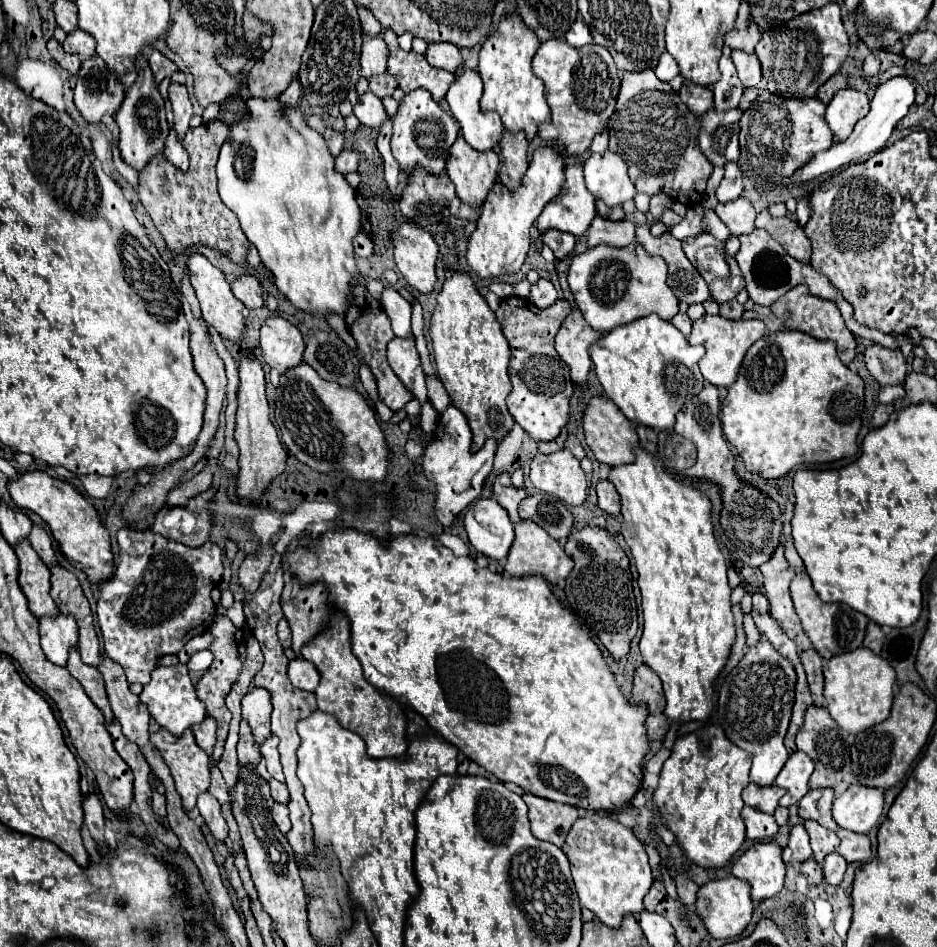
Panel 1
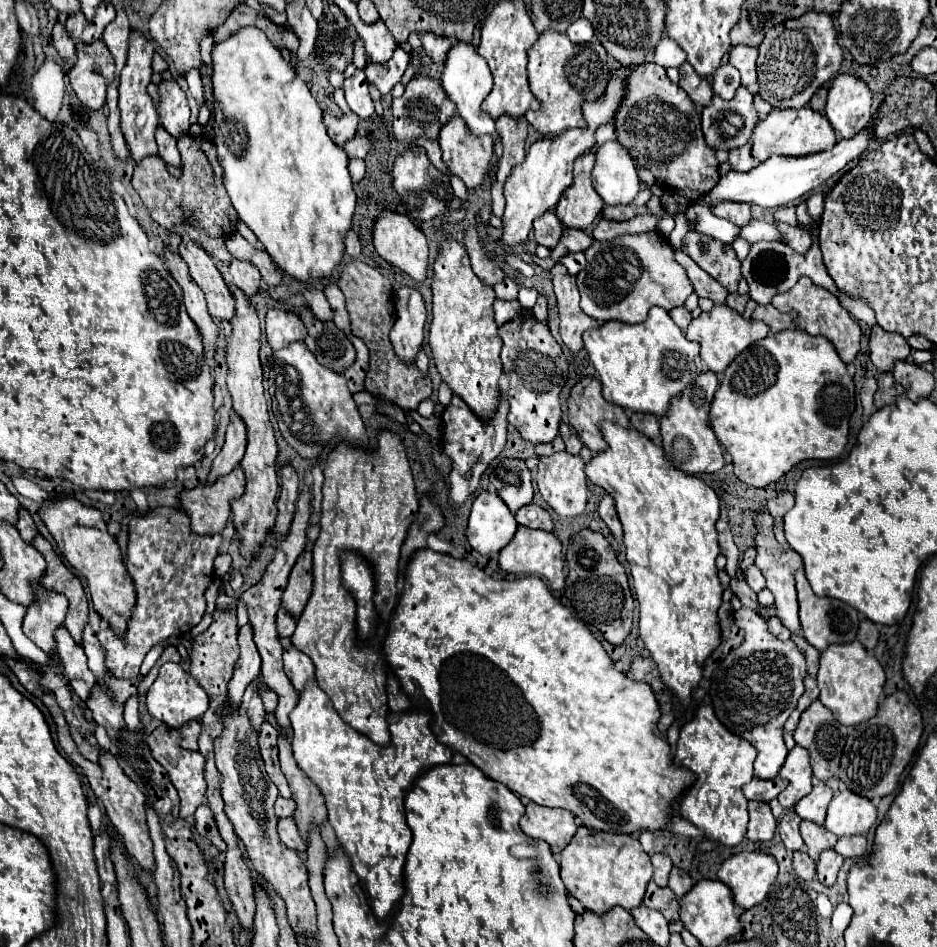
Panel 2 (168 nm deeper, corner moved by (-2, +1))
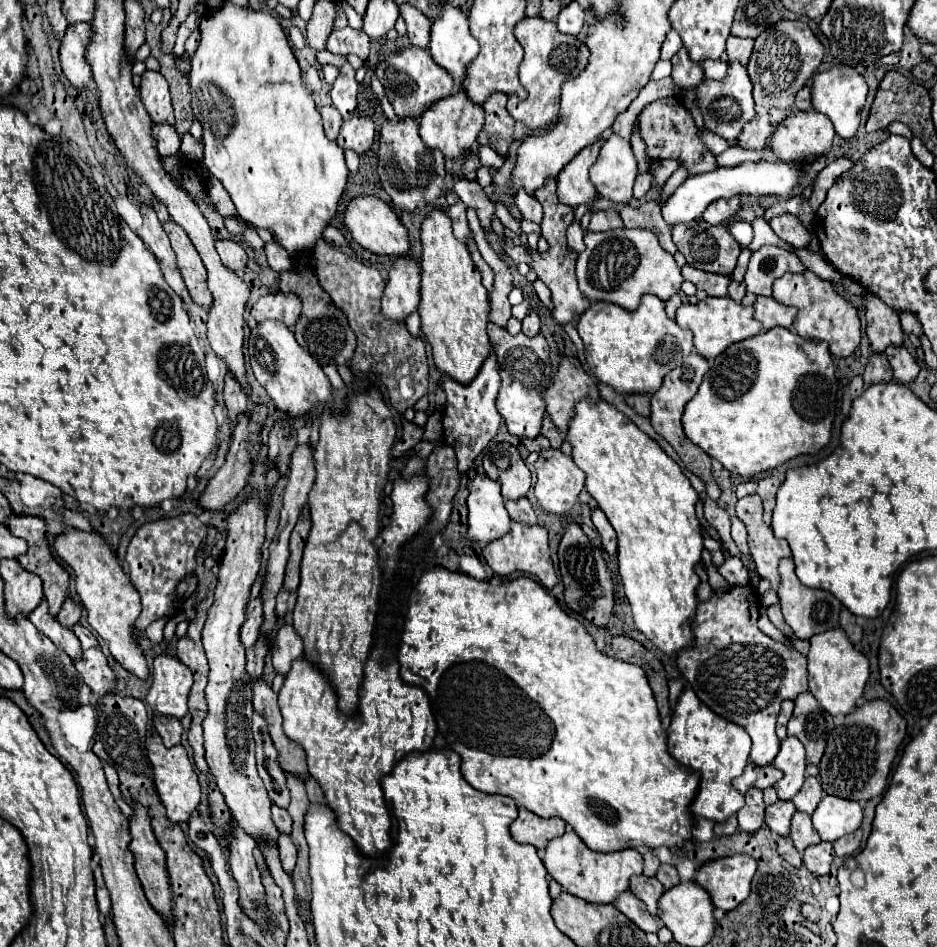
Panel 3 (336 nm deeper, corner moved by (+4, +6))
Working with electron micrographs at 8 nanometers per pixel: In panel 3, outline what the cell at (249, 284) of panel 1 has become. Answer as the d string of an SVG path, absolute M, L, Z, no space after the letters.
M218 240L216 242L216 250L220 254L220 260L226 268L230 268L232 272L242 272L248 266L248 256L244 252L244 248L238 242L232 240Z

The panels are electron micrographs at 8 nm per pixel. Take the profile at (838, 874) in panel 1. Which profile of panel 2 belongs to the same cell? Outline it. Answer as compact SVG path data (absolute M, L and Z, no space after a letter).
M832 849L824 851L820 855L820 859L816 861L816 877L818 877L818 881L822 885L834 885L840 867L842 867L842 857Z

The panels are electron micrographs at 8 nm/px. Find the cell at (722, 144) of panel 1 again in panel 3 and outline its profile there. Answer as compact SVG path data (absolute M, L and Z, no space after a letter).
M730 64L728 74L724 80L704 80L696 88L696 106L700 108L704 116L704 124L714 134L726 138L728 142L734 142L738 134L742 132L742 126L752 120L754 112L754 100L752 100L752 82L748 78L748 72L742 64Z

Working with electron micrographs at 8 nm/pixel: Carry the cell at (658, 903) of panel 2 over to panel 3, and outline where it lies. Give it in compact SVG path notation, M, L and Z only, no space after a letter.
M642 874L642 876L632 876L630 890L634 892L634 896L638 896L648 906L648 912L660 922L660 918L658 918L658 900L664 894L664 886L656 878L648 878L648 876Z

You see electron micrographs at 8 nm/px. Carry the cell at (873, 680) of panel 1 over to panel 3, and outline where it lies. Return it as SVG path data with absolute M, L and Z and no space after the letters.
M836 628L810 638L808 672L810 692L814 694L818 704L832 716L844 716L856 708L856 700L864 694L864 686L870 676L870 664L868 658L850 644L846 632L842 628Z

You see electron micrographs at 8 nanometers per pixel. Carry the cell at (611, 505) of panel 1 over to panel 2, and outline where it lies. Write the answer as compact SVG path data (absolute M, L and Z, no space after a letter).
M604 495L598 503L598 515L600 519L608 525L608 529L612 531L616 541L622 541L622 525L618 521L618 515L614 513L614 503L610 501L610 495Z

